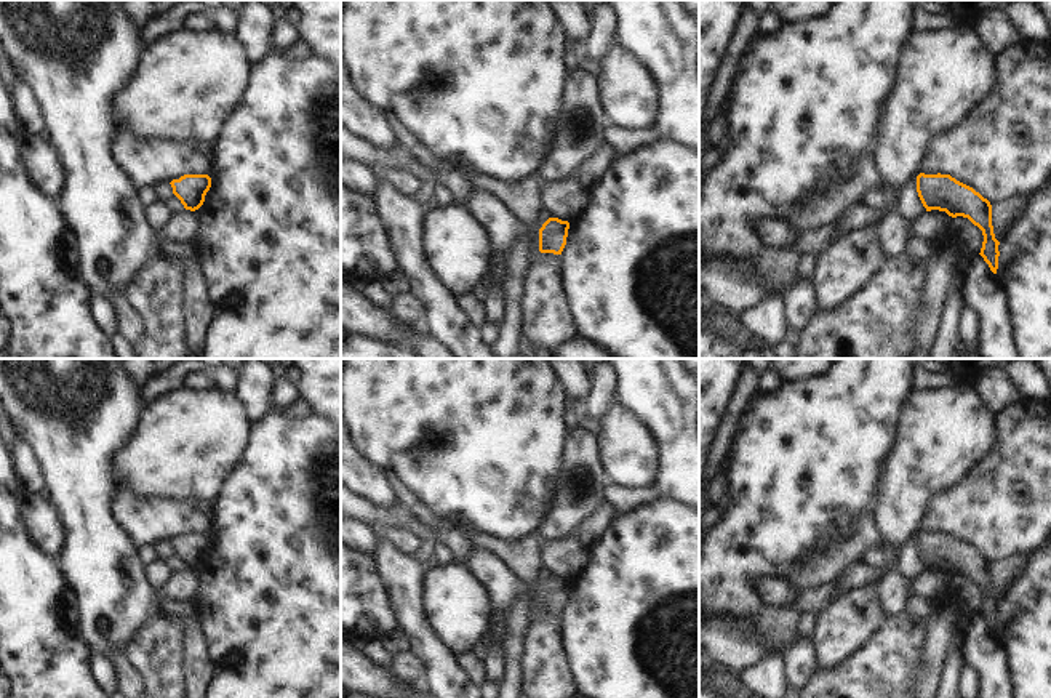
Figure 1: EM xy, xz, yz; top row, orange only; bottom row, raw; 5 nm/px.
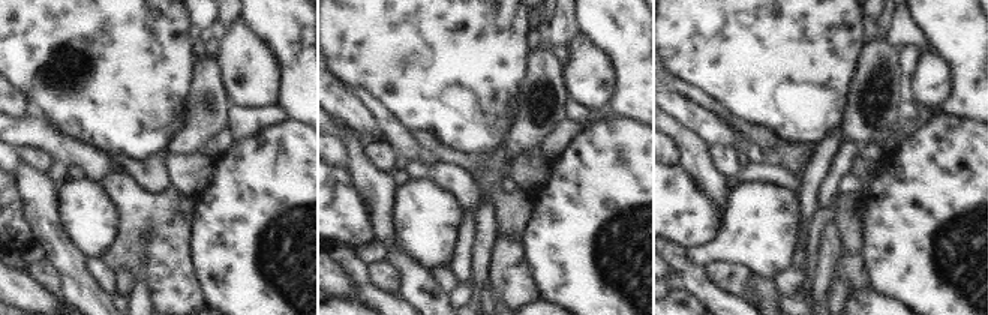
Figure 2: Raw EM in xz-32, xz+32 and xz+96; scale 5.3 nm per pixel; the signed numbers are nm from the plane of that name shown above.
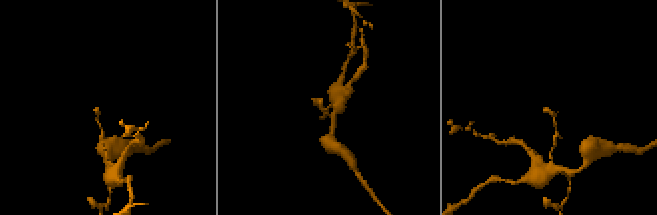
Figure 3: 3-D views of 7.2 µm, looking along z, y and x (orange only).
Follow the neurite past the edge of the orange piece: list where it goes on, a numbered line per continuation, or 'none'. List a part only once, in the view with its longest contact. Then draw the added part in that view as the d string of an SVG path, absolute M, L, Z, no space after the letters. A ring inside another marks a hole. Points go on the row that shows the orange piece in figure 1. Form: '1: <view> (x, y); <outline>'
1: xz (522, 200); M458 166L453 170L462 174L474 189L482 189L499 200L517 221L533 227L533 247L539 250L539 229L542 227L539 223L539 213L542 211L539 186L544 179L537 173L515 184L504 184L488 176L464 171Z

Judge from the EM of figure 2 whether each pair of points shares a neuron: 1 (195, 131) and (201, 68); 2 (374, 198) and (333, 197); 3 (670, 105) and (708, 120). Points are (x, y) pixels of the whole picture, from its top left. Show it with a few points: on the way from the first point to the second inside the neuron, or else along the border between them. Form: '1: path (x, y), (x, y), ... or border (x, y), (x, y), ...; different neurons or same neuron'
1: path (201, 116), (201, 83); same neuron
2: border (345, 168), (350, 182), (366, 206), (374, 231); different neurons
3: path (679, 108), (699, 120); same neuron

